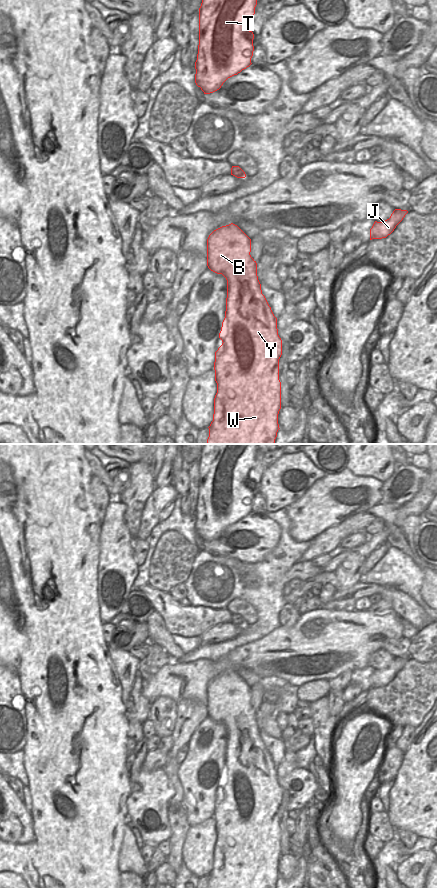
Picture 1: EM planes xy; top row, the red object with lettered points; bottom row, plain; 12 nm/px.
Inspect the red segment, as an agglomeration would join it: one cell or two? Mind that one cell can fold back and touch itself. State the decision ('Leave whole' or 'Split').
Leave whole.

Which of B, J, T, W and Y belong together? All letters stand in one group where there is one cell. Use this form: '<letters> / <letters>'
B J T W Y

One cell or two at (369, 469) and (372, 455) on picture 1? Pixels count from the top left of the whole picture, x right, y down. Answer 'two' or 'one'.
one

